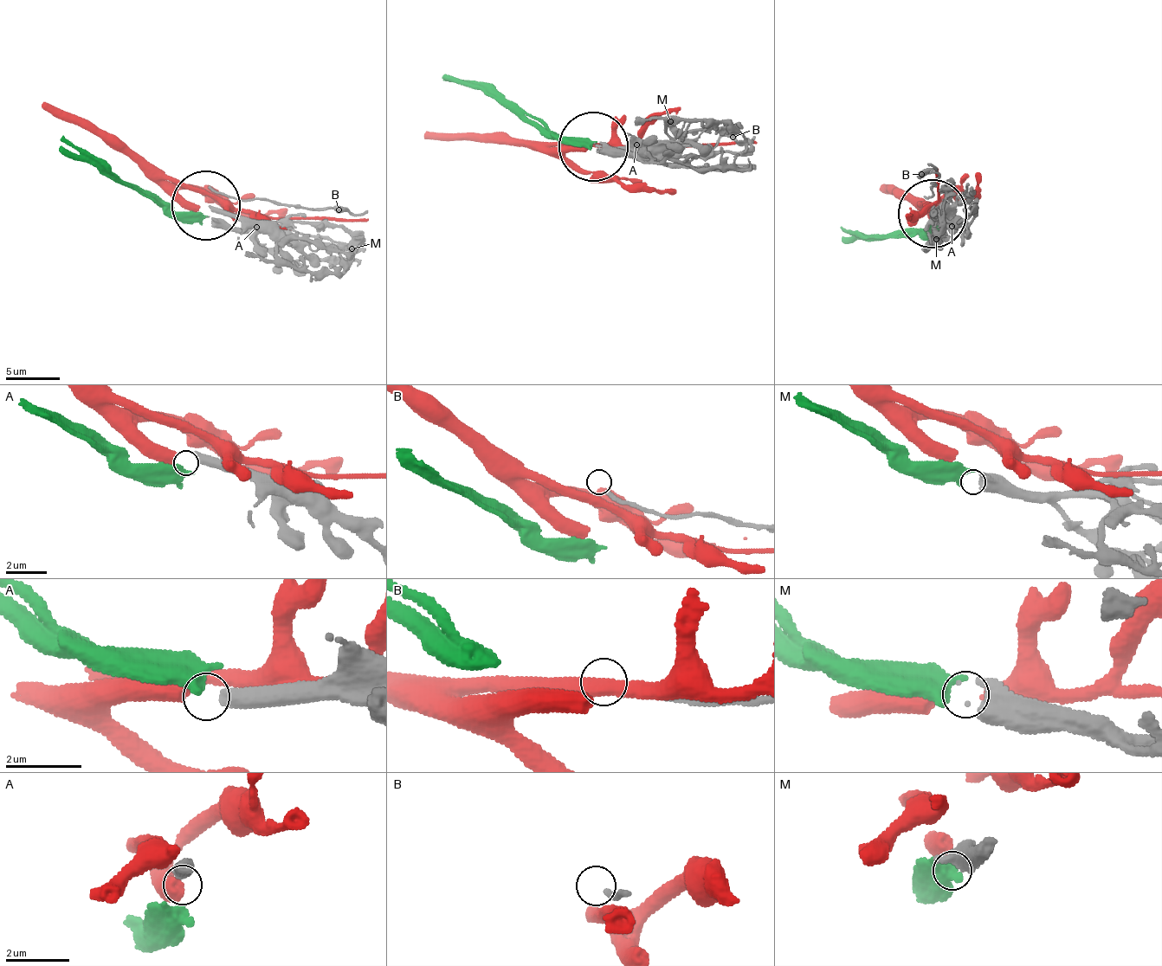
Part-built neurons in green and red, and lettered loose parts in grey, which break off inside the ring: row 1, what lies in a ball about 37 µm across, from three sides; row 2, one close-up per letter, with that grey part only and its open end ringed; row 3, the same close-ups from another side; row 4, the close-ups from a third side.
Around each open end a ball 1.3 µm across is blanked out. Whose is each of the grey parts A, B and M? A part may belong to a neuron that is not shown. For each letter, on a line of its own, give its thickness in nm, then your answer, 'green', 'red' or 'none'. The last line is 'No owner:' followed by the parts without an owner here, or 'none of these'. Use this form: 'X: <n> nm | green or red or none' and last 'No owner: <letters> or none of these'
A: 440 nm | red
B: 180 nm | none
M: 400 nm | green
No owner: B

